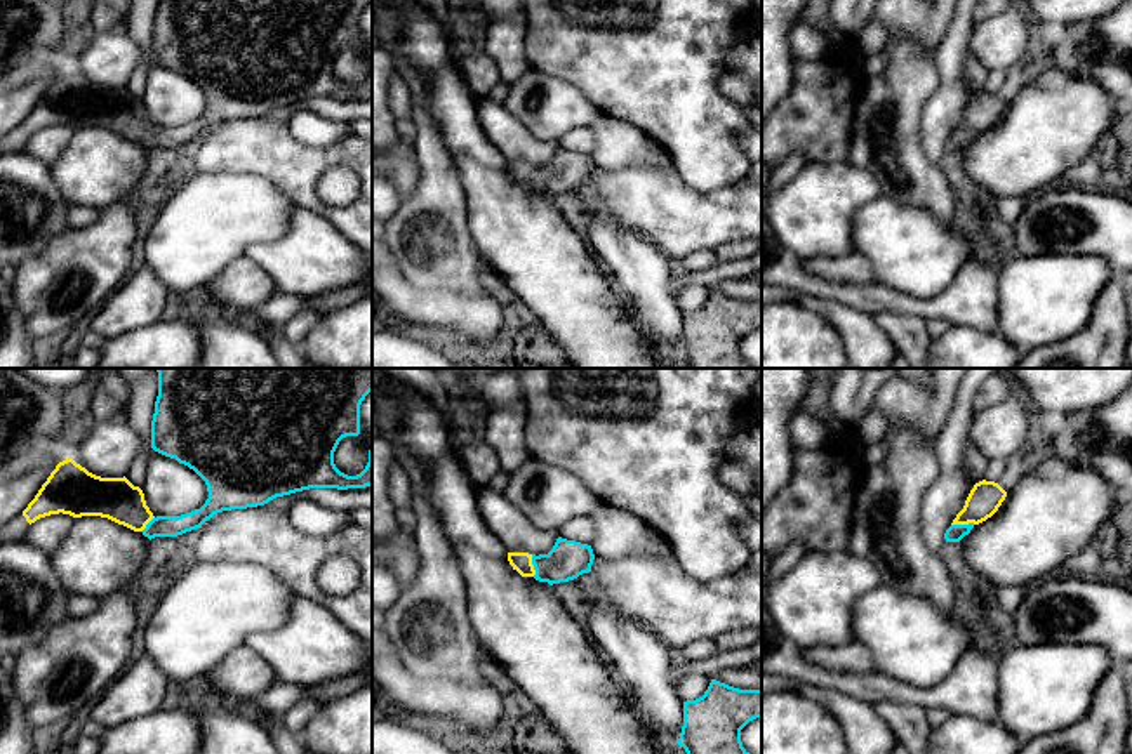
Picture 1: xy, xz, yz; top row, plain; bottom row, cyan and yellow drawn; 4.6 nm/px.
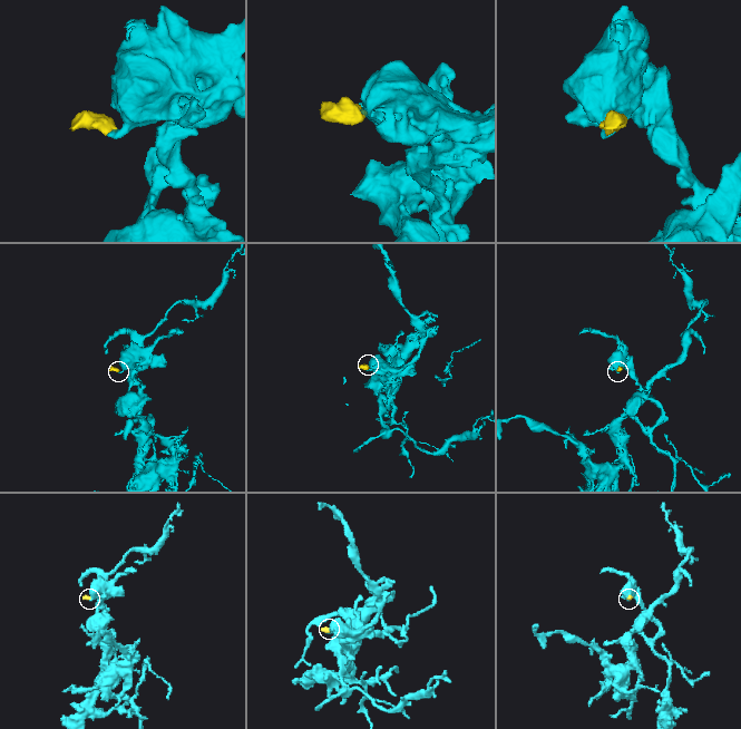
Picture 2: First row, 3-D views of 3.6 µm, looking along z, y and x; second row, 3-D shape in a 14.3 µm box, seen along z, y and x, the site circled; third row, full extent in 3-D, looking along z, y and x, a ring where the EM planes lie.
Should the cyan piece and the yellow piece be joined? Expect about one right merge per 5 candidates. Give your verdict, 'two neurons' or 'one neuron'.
one neuron

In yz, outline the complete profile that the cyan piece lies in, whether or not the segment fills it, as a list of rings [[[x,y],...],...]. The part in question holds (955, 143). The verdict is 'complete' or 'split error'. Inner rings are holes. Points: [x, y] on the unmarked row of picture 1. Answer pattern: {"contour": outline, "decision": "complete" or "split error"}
{"contour": [[[979,92],[970,101],[963,120],[956,125],[951,137],[946,141],[946,153],[960,153],[970,141],[991,129],[1002,113],[1005,111],[1007,103],[995,92]]], "decision": "split error"}

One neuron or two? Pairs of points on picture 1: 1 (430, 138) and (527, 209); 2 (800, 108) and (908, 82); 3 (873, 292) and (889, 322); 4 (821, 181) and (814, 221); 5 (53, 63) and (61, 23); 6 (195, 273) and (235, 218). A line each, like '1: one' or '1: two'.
1: two
2: two
3: two
4: one
5: two
6: one

